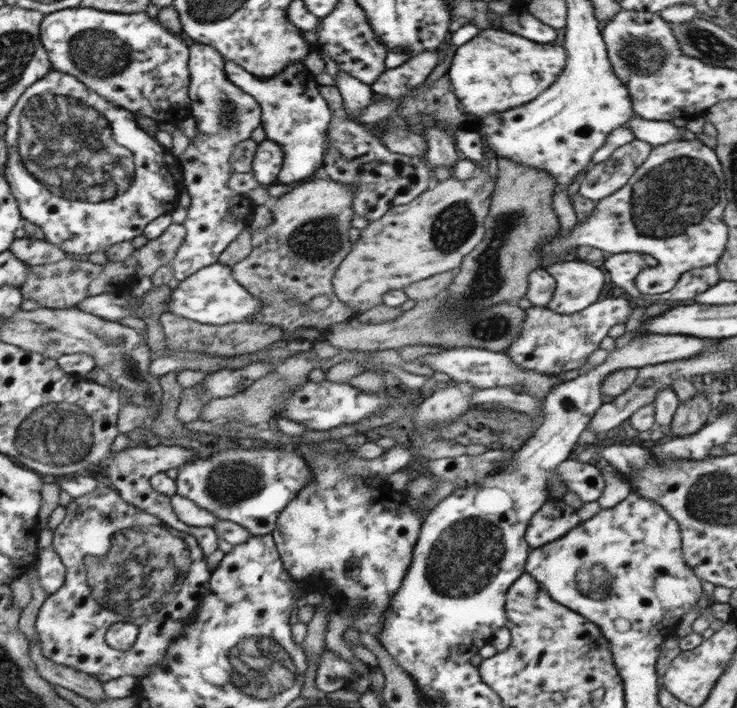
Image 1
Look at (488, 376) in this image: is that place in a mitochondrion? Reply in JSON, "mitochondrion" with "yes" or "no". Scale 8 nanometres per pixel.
{"mitochondrion":"no"}

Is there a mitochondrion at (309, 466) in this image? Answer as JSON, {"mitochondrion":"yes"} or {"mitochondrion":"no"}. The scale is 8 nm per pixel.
{"mitochondrion":"no"}

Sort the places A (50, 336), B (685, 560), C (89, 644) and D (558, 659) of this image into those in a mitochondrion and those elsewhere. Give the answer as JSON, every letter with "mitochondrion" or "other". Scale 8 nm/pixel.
{"A":"mitochondrion","B":"other","C":"other","D":"other"}

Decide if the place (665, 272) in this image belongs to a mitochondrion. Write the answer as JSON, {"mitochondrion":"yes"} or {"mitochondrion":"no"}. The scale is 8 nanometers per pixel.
{"mitochondrion":"no"}

